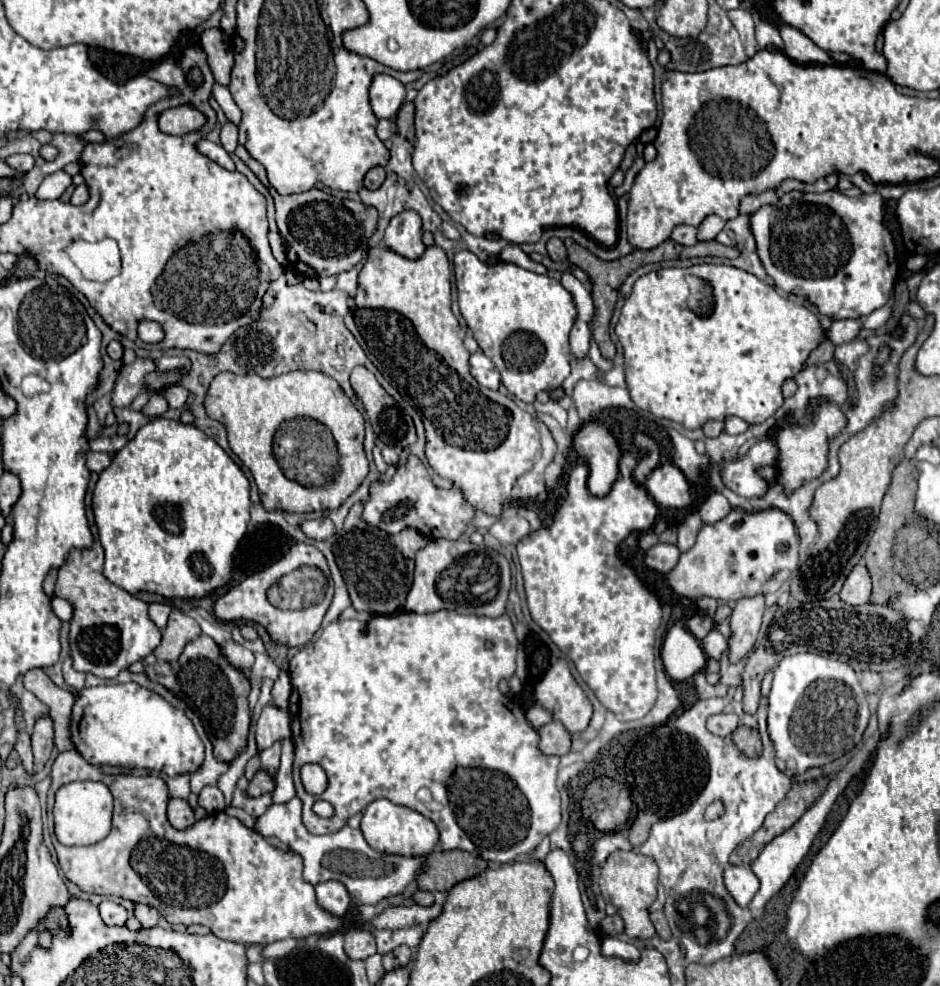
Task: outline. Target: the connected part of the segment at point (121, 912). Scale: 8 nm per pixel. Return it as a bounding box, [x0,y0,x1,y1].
[99,901,129,927]

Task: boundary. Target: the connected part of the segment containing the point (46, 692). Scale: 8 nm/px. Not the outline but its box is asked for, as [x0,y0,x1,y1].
[23,669,75,751]

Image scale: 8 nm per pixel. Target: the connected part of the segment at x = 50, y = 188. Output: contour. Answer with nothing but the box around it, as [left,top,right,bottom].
[35,171,71,199]

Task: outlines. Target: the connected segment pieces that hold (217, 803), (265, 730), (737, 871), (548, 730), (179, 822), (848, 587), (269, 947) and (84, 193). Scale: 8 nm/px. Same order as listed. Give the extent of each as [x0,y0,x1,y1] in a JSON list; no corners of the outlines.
[[199,785,225,815],[255,705,291,751],[723,865,759,907],[537,721,571,755],[167,799,195,829],[841,563,871,605],[261,939,297,959],[70,184,89,206]]

